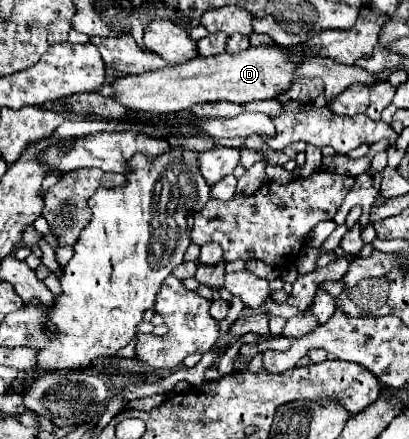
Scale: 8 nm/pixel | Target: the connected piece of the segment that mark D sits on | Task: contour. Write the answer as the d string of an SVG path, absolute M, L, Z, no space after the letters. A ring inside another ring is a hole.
M248 48L238 54L218 54L218 56L198 56L186 64L170 66L142 76L118 76L112 80L112 98L124 104L130 112L142 112L146 116L168 116L176 112L190 110L194 104L228 100L236 104L246 104L252 100L268 100L278 92L286 90L294 78L294 64L286 60L286 52L280 48Z

